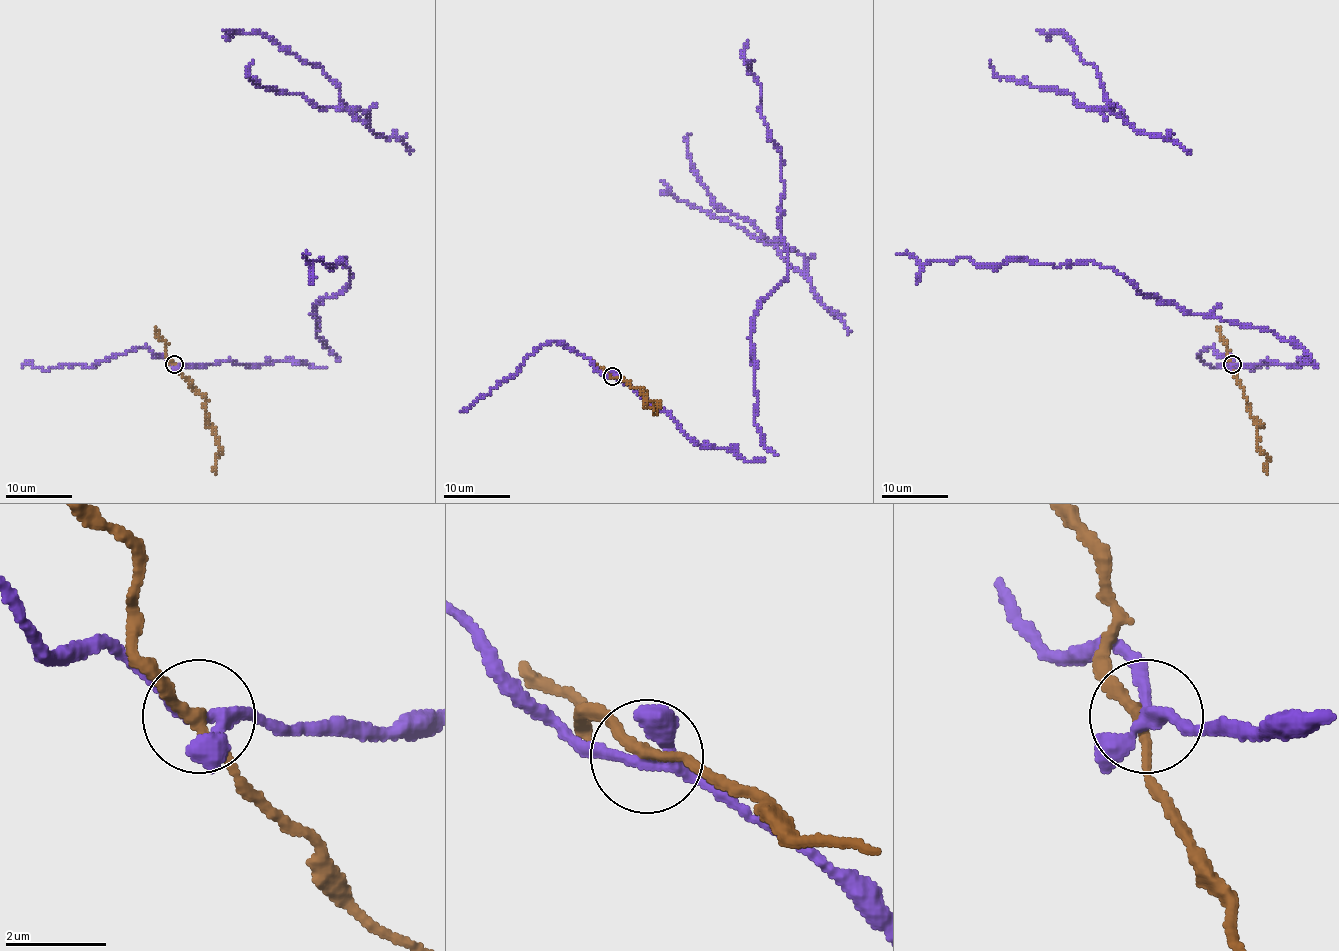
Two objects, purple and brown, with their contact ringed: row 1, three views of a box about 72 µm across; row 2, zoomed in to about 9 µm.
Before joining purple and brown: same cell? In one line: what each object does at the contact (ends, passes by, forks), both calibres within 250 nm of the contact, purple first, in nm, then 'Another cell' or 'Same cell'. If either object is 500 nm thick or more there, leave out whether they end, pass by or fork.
At the ring purple forks. At the ring brown passes by. Thickness 220 nm (purple) against 200 nm. Another cell

